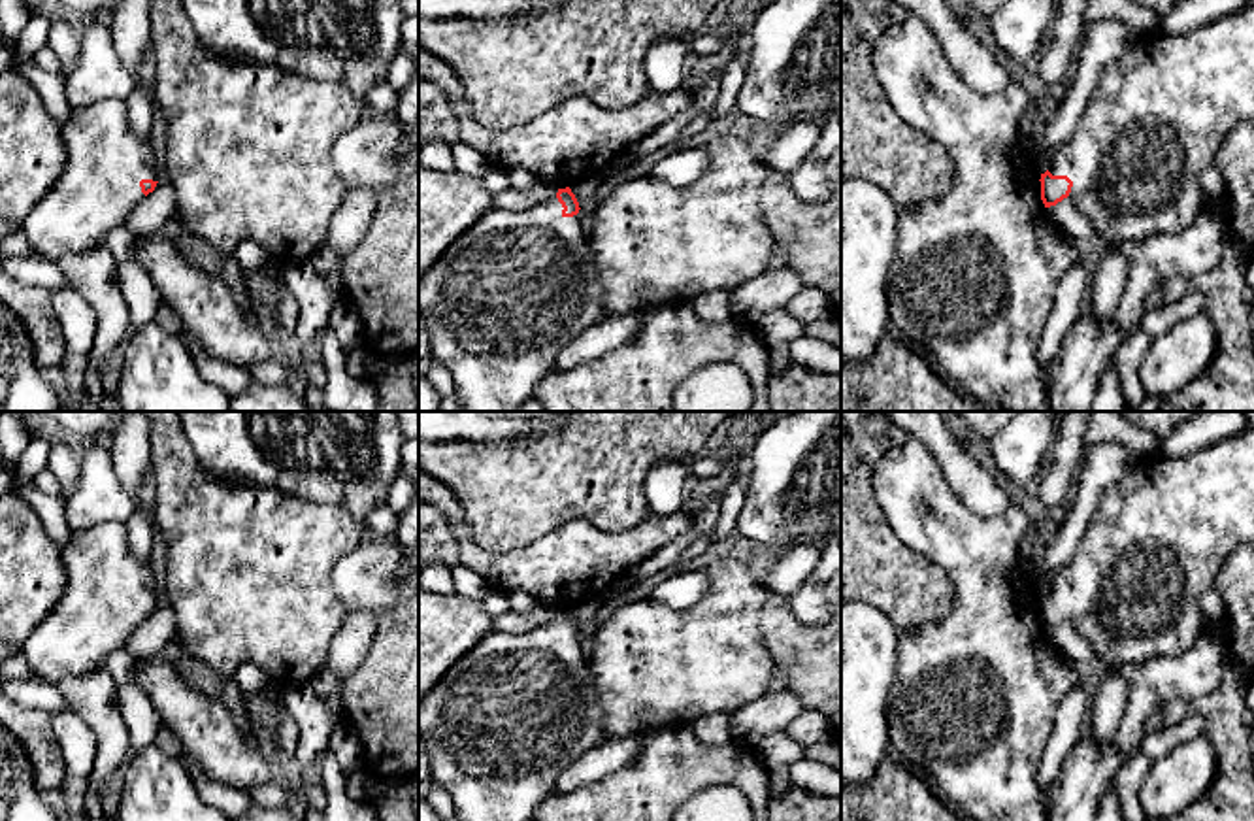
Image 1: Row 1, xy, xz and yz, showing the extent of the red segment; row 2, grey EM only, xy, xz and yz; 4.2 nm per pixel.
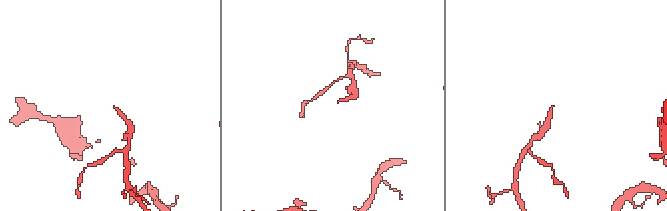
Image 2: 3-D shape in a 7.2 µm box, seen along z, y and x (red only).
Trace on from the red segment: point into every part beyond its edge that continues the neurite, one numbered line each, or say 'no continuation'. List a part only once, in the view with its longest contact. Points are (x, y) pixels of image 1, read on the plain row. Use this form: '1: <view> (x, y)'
1: yz (1158, 536)

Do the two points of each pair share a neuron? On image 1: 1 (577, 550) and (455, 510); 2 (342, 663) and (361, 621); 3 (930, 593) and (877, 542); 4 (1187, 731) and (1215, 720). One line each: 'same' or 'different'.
1: same
2: same
3: same
4: different

